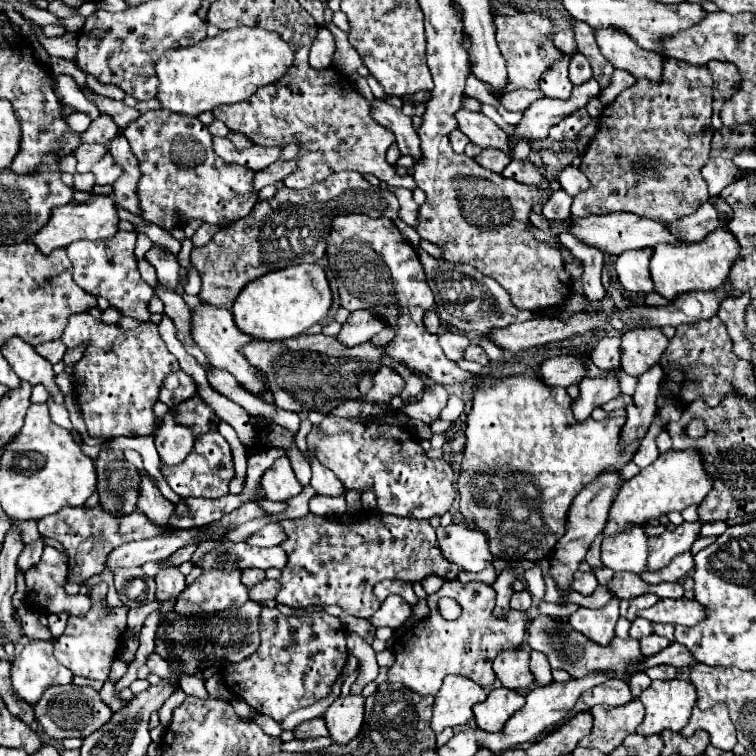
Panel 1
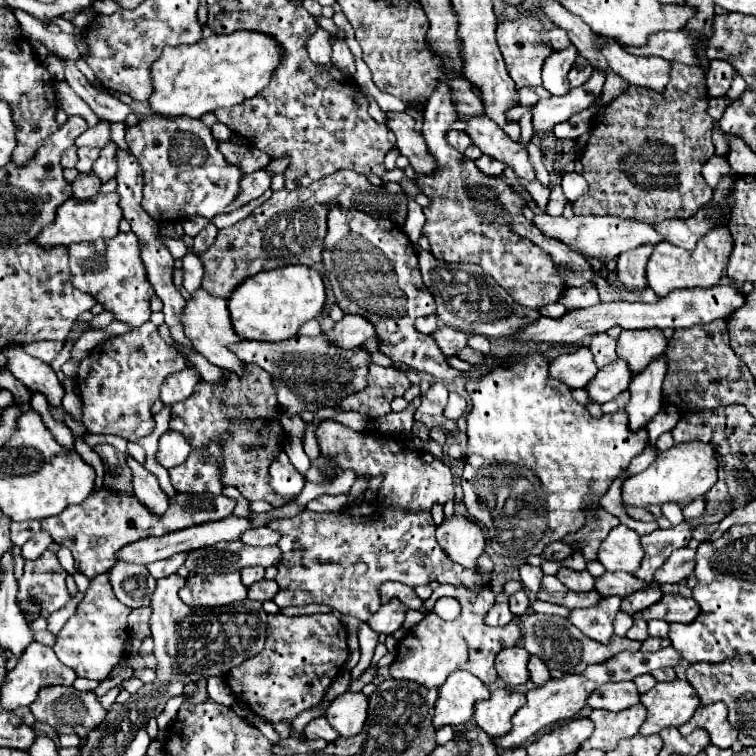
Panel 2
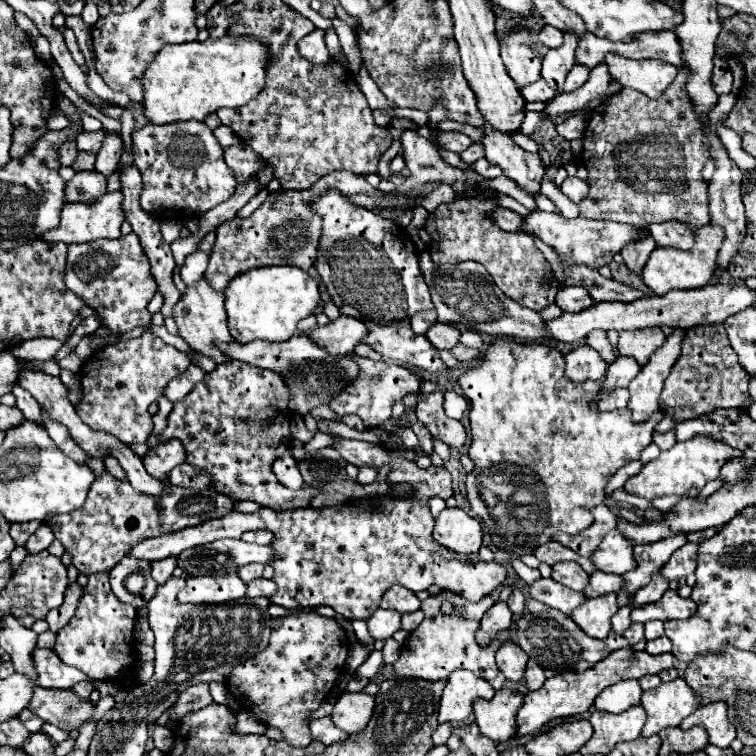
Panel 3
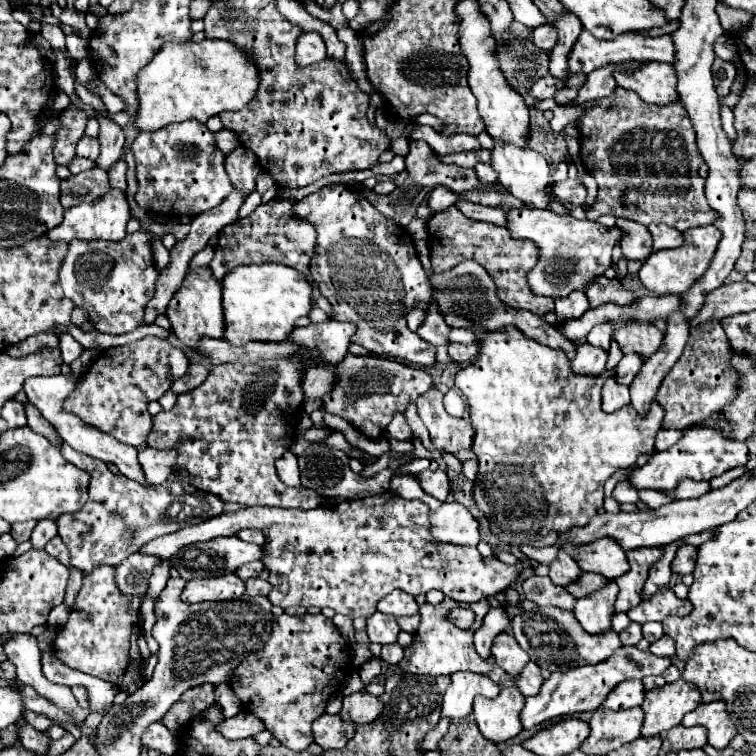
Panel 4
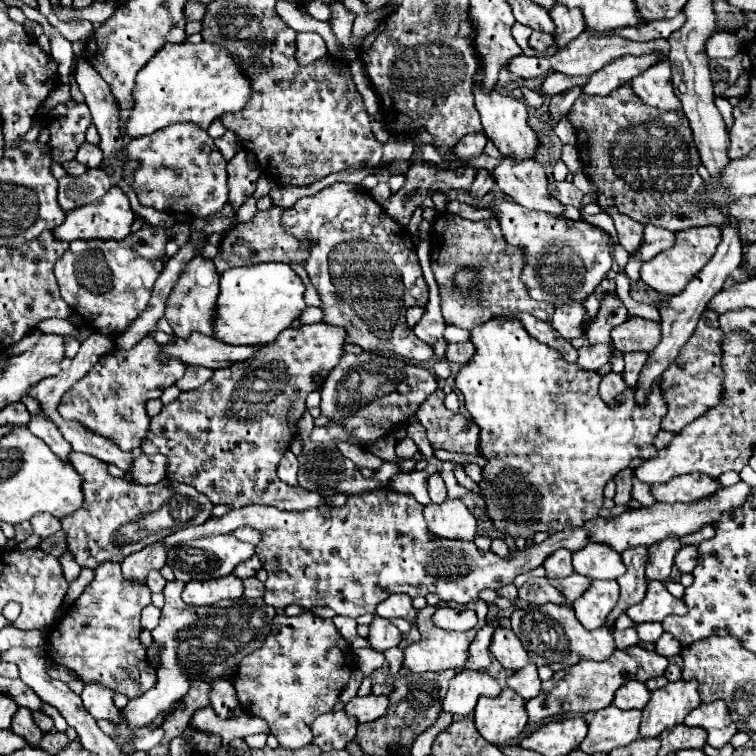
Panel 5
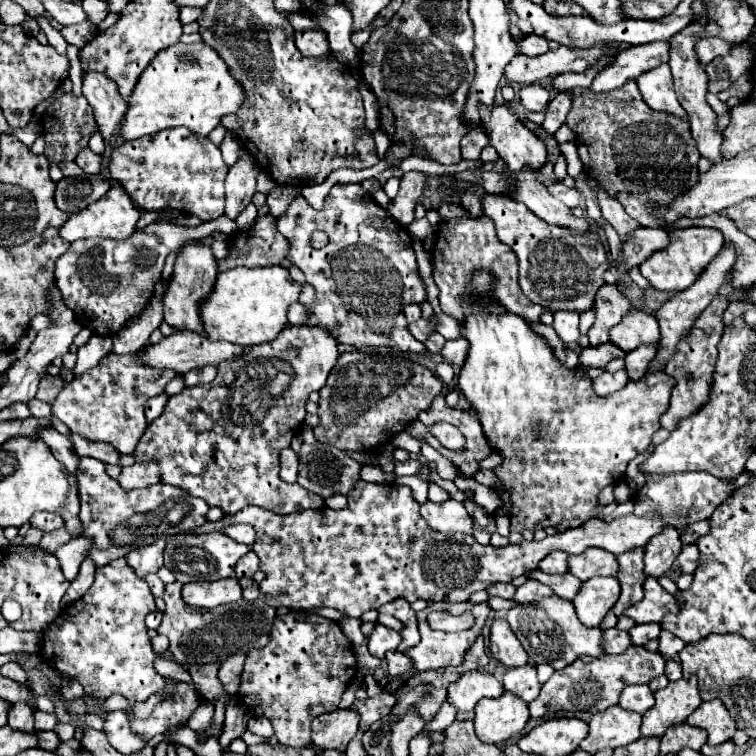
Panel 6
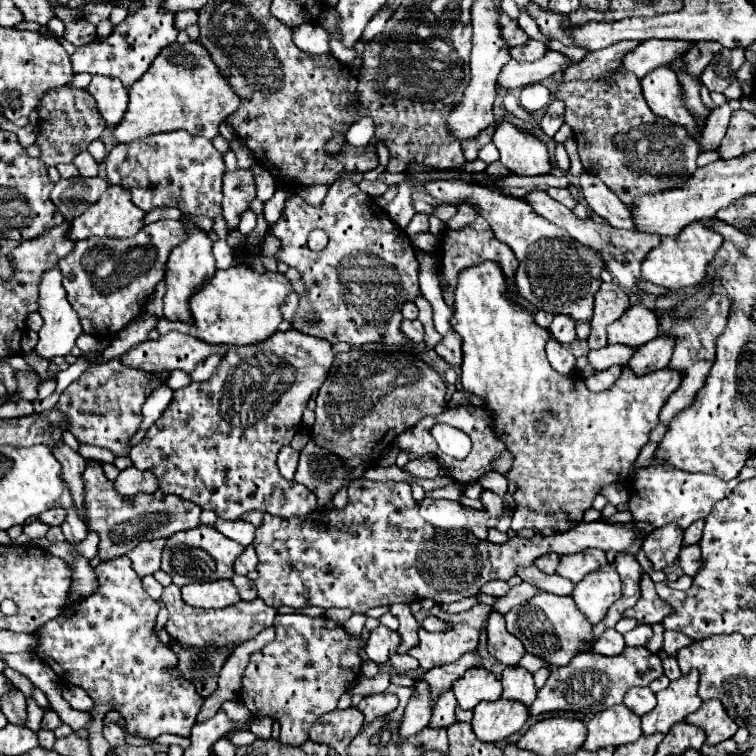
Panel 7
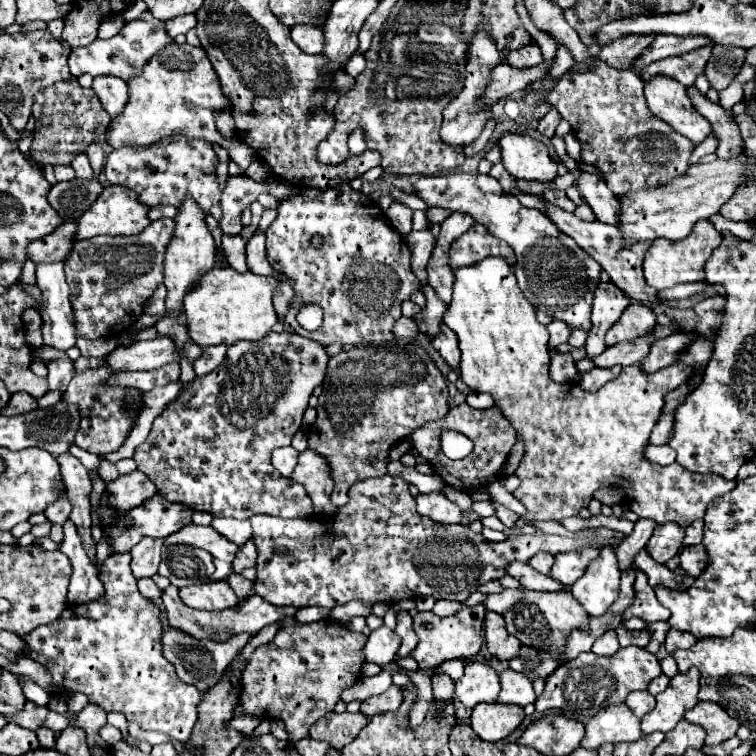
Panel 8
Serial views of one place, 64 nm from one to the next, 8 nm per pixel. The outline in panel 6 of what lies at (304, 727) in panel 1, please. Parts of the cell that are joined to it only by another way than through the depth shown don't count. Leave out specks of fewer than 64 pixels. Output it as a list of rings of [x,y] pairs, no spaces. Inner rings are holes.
[[[334,710],[324,716],[318,716],[312,722],[312,744],[328,750],[338,748],[340,752],[346,750],[348,742],[358,732],[360,714],[356,710]]]

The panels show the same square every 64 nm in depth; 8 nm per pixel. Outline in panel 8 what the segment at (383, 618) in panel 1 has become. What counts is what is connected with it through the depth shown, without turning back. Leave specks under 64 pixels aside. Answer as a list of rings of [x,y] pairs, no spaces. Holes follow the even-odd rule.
[[[380,626],[368,636],[368,642],[364,646],[366,662],[374,664],[390,664],[396,658],[396,652],[400,648],[400,638],[386,626]]]

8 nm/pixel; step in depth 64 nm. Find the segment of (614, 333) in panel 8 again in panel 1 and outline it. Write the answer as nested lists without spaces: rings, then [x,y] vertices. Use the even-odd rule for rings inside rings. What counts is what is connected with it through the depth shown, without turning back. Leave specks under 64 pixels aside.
[[[634,328],[622,334],[620,354],[622,354],[622,370],[630,376],[640,376],[648,368],[660,362],[662,352],[668,346],[668,338],[660,332],[660,328]]]

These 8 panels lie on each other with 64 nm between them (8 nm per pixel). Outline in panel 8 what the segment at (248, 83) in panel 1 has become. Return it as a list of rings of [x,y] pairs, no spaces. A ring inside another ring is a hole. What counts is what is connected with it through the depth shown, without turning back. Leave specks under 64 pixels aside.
[[[190,44],[164,46],[144,64],[140,76],[132,76],[132,80],[128,78],[128,96],[128,104],[118,116],[112,118],[110,130],[106,134],[106,142],[112,148],[150,146],[162,138],[182,134],[224,146],[230,159],[243,170],[255,159],[254,150],[244,141],[224,138],[216,130],[214,118],[230,100],[224,96],[220,80],[204,48],[194,48]]]

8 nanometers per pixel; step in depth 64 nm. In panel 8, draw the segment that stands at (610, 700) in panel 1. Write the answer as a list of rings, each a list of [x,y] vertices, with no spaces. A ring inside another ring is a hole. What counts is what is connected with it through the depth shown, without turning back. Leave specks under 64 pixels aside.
[[[644,690],[644,692],[630,692],[628,694],[628,700],[626,700],[626,706],[638,718],[642,718],[644,714],[648,714],[654,708],[654,704],[656,704],[656,700],[654,700],[654,696],[648,690]]]

